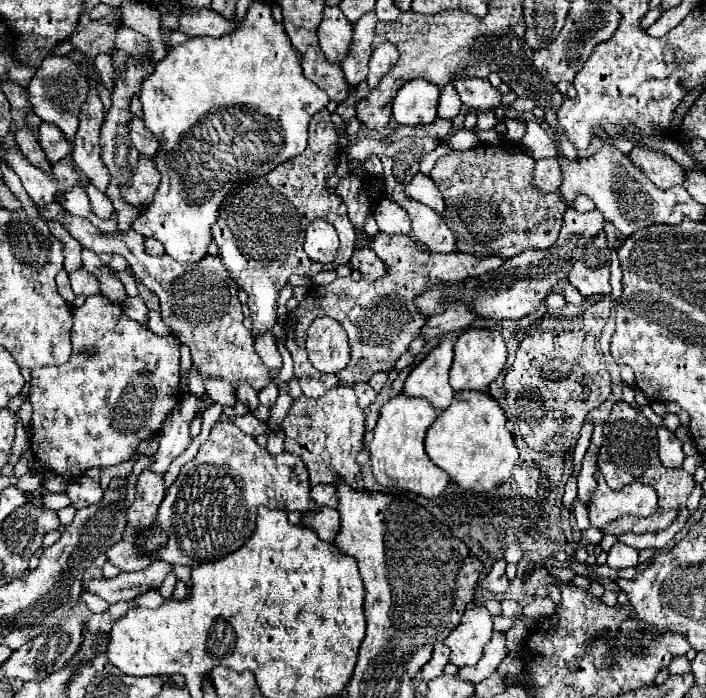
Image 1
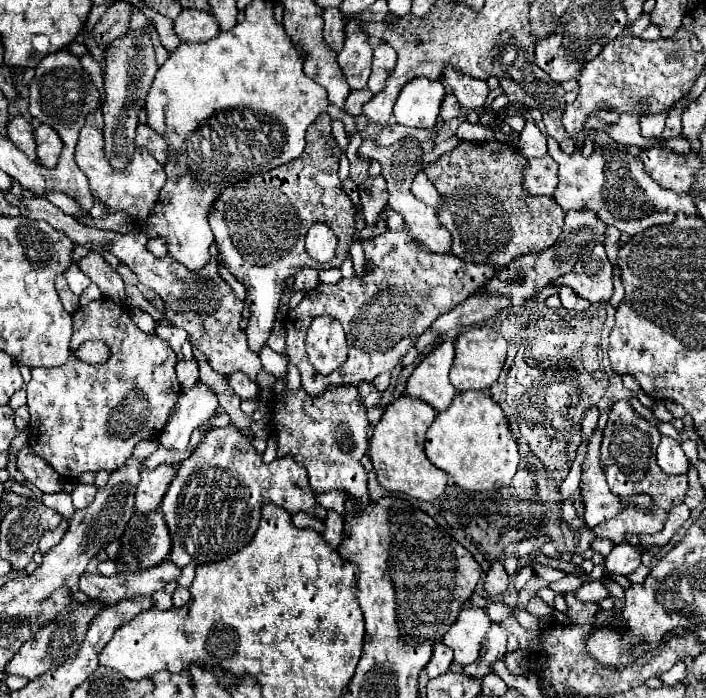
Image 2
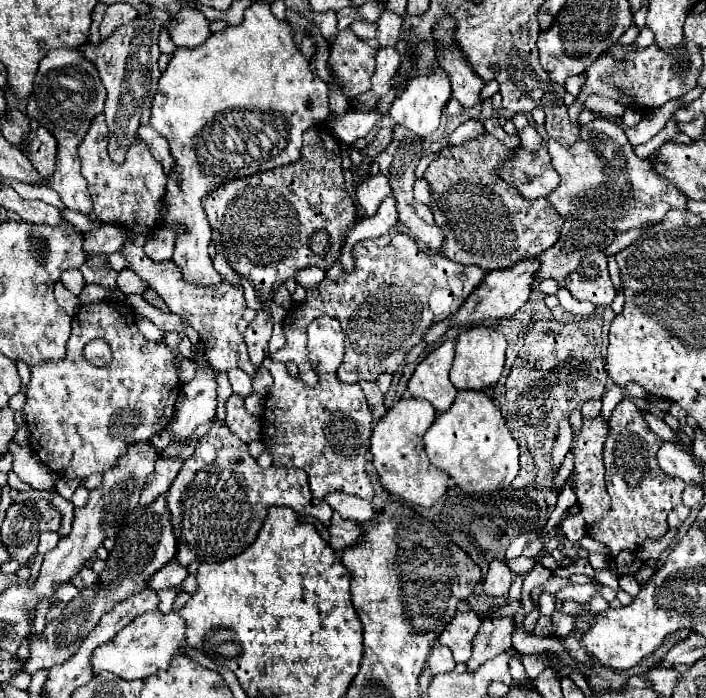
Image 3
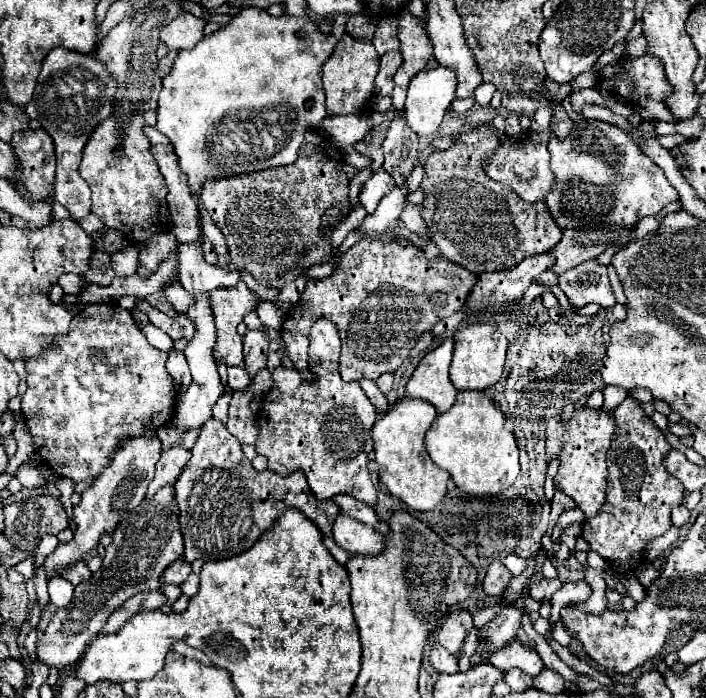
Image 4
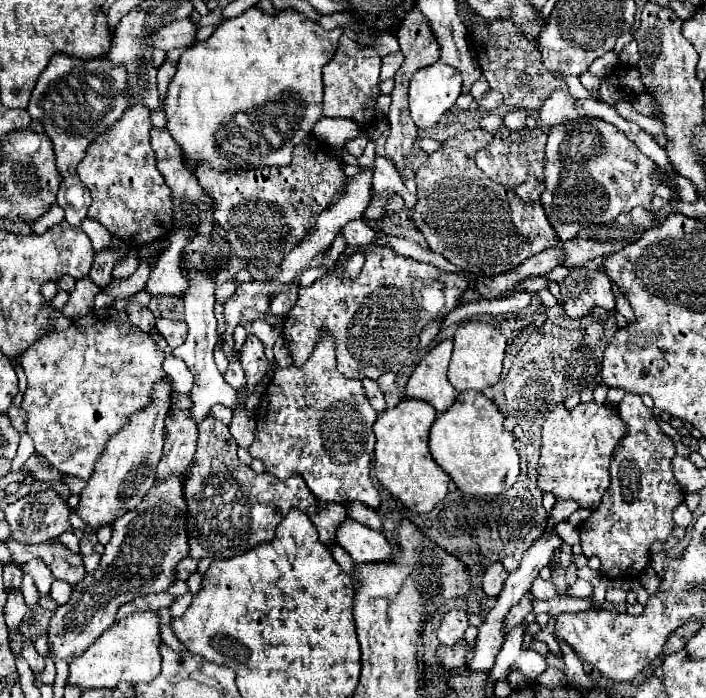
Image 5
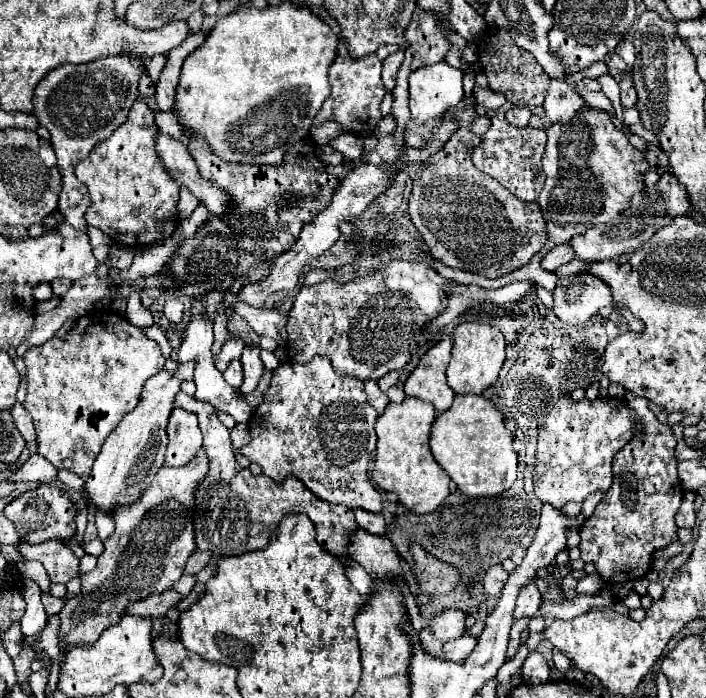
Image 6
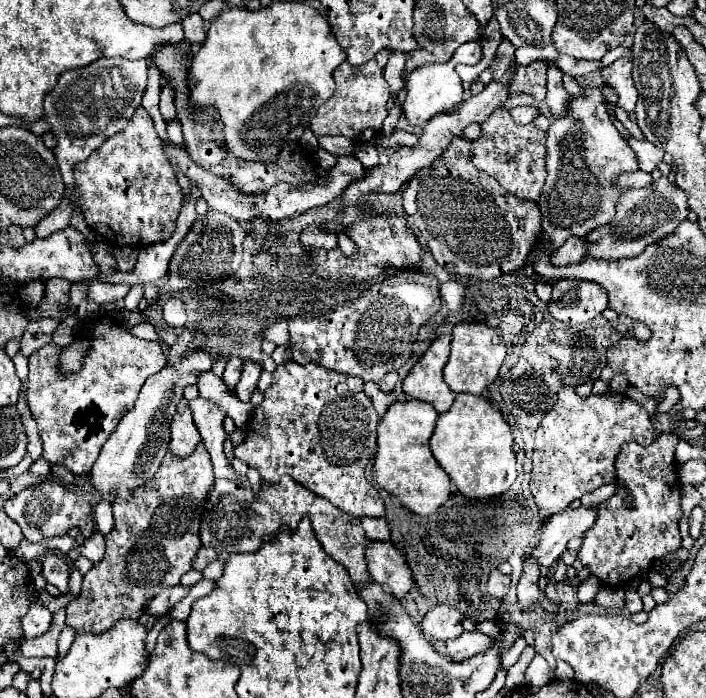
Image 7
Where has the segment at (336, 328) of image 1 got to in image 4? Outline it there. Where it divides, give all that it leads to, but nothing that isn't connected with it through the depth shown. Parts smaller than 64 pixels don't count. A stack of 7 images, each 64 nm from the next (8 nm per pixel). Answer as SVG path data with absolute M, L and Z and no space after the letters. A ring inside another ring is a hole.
M320 318L310 330L310 366L316 380L298 378L298 388L284 394L286 380L284 368L272 370L272 388L262 396L258 410L258 440L256 454L268 460L268 468L280 476L288 476L296 470L306 474L308 486L318 500L330 500L338 494L348 494L370 506L376 506L376 488L368 472L368 454L372 452L372 426L376 422L376 410L366 398L358 381L344 382L338 372L340 336L336 326Z

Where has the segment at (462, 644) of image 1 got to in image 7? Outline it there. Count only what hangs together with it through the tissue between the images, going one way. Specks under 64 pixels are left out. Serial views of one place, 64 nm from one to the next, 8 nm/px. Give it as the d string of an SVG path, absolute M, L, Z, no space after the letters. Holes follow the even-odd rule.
M434 606L424 614L420 626L432 638L446 642L446 640L452 640L464 632L462 620L464 620L464 616L458 610L448 608L448 606Z

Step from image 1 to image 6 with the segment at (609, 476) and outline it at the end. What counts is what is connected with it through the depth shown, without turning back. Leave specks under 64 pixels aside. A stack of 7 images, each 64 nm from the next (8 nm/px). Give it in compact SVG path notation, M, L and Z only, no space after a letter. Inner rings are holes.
M632 396L626 400L628 408L640 416L646 426L646 436L638 434L614 456L614 482L604 500L596 506L596 514L588 518L580 530L580 558L592 562L602 580L612 584L634 582L650 570L652 552L664 550L678 540L678 526L674 516L680 508L682 486L676 474L678 460L674 456L676 436L670 426L660 424L648 408L648 400Z

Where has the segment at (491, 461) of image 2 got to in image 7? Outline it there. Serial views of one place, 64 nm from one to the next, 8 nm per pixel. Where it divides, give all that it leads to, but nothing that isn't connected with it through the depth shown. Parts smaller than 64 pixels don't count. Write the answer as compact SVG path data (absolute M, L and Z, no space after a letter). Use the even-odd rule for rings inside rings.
M458 394L452 408L438 416L436 430L430 438L430 450L438 464L444 468L444 472L450 476L450 480L456 484L458 492L468 498L494 498L504 494L516 480L516 454L512 450L512 430L502 418L502 412L496 410L486 398L472 396L472 394Z

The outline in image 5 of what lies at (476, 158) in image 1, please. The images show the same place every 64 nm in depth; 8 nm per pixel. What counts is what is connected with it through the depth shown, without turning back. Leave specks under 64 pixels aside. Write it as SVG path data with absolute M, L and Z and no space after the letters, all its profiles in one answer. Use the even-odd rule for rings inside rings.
M480 128L460 132L448 138L436 152L432 152L428 160L414 174L418 186L416 188L418 200L412 210L412 220L416 228L422 232L422 236L426 238L428 248L432 252L442 254L454 266L470 270L476 276L498 276L500 272L510 272L530 256L536 256L542 250L558 244L556 232L552 230L548 218L544 216L544 208L540 202L520 200L510 188L488 180L488 176L484 176L484 172L476 168L474 154L480 148L488 146L488 142L492 142L492 134Z

